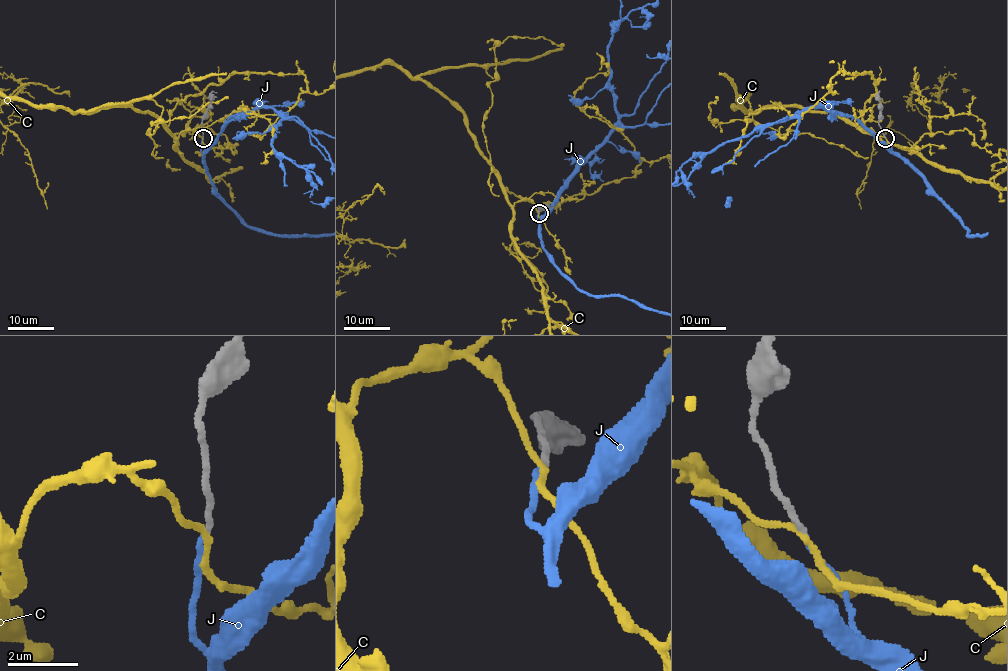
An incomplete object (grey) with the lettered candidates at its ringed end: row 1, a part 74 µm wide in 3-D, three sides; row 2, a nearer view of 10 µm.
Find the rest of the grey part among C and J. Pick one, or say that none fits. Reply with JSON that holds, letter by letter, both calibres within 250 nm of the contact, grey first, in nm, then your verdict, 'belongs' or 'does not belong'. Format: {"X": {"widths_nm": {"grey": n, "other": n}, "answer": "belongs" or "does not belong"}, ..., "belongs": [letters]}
{"C": {"widths_nm": {"grey": 170, "other": 160}, "answer": "does not belong"}, "J": {"widths_nm": {"grey": 150, "other": 140}, "answer": "belongs"}, "belongs": ["J"]}

